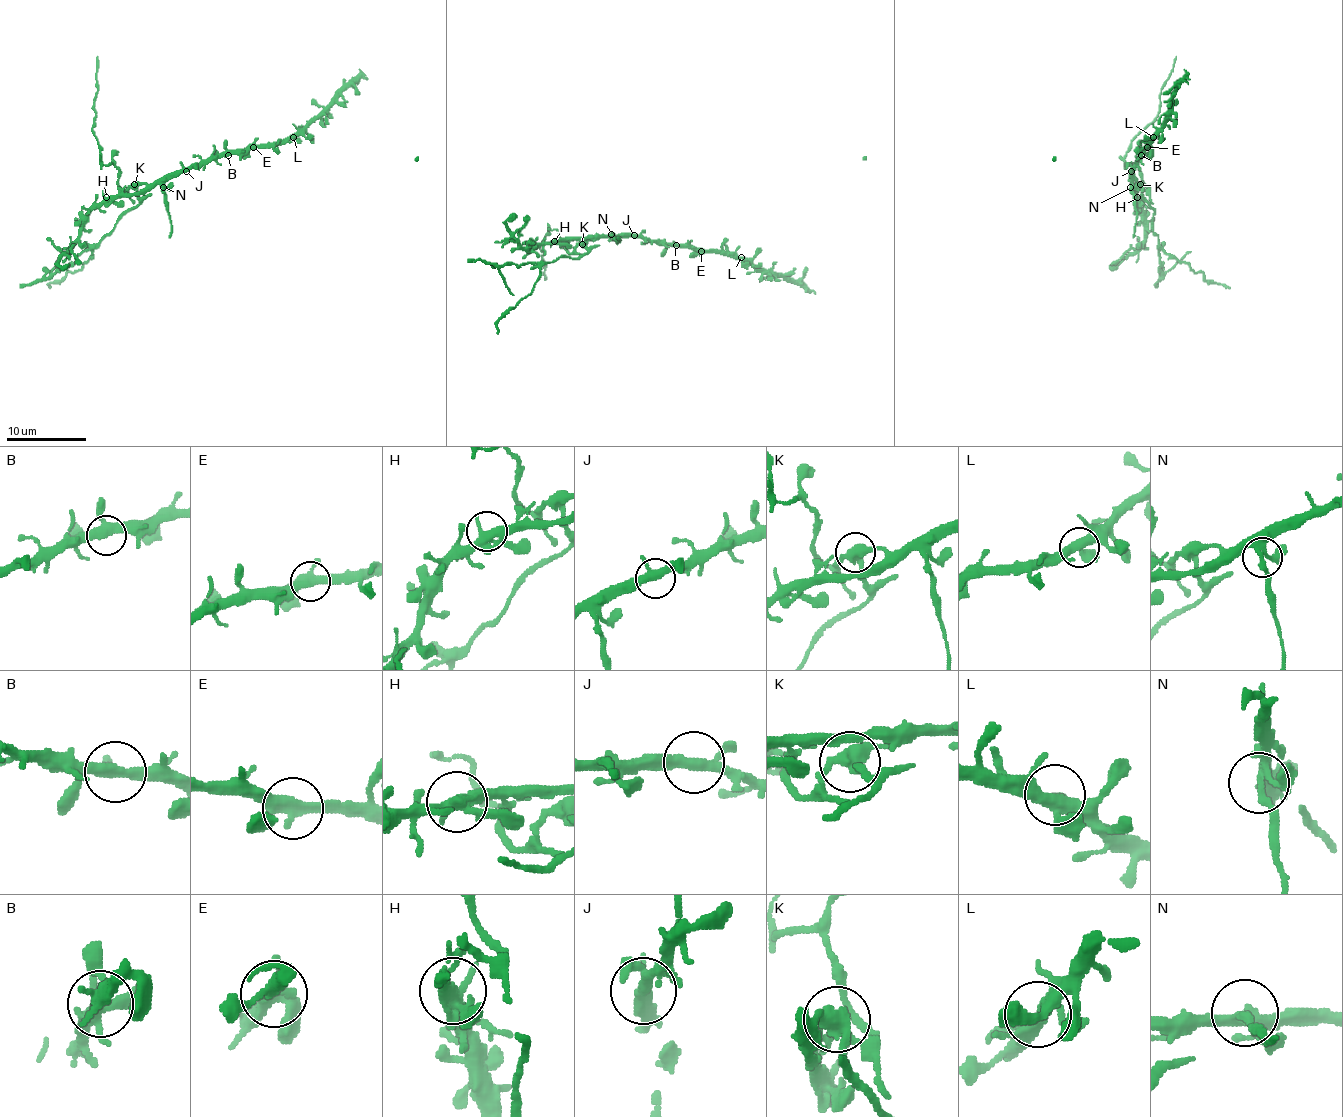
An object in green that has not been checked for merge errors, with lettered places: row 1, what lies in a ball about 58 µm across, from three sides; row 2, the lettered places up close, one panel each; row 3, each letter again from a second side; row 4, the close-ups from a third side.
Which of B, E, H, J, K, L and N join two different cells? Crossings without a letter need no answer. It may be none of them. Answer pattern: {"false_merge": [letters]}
{"false_merge": ["K", "N"]}

